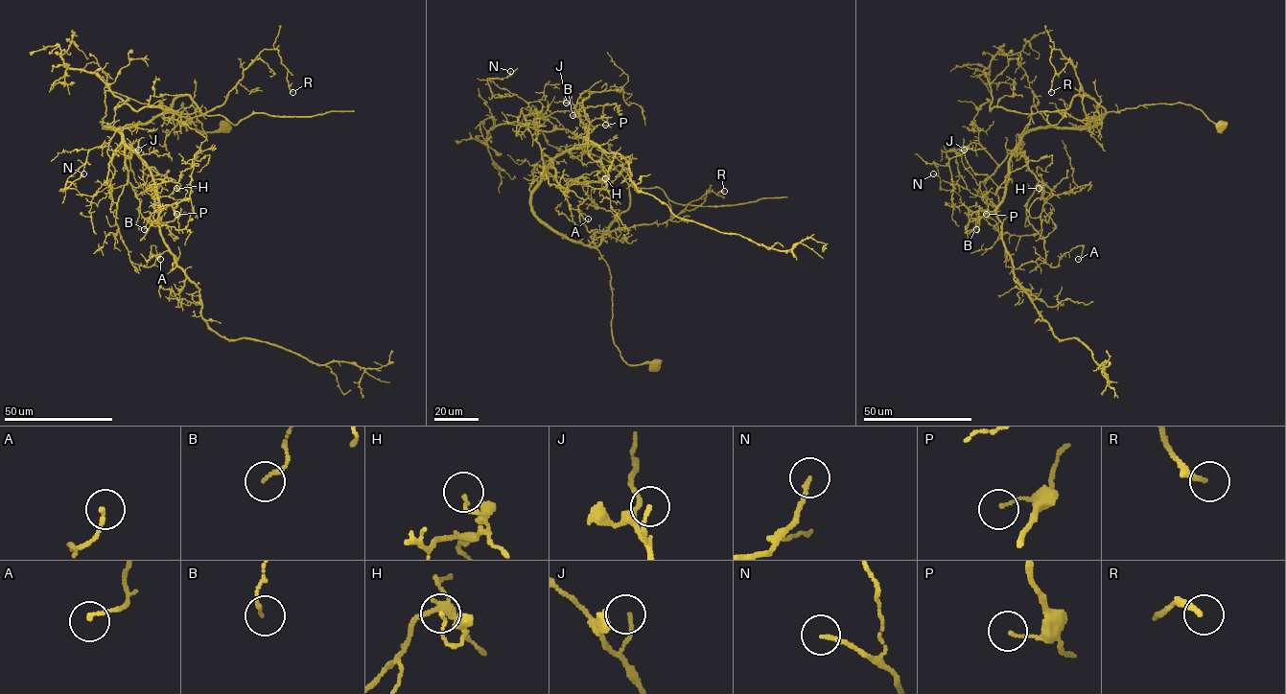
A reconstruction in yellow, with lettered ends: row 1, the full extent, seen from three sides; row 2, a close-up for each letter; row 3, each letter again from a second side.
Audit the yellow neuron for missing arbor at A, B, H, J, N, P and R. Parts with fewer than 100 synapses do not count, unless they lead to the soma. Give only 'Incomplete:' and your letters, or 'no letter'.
Incomplete: no letter

